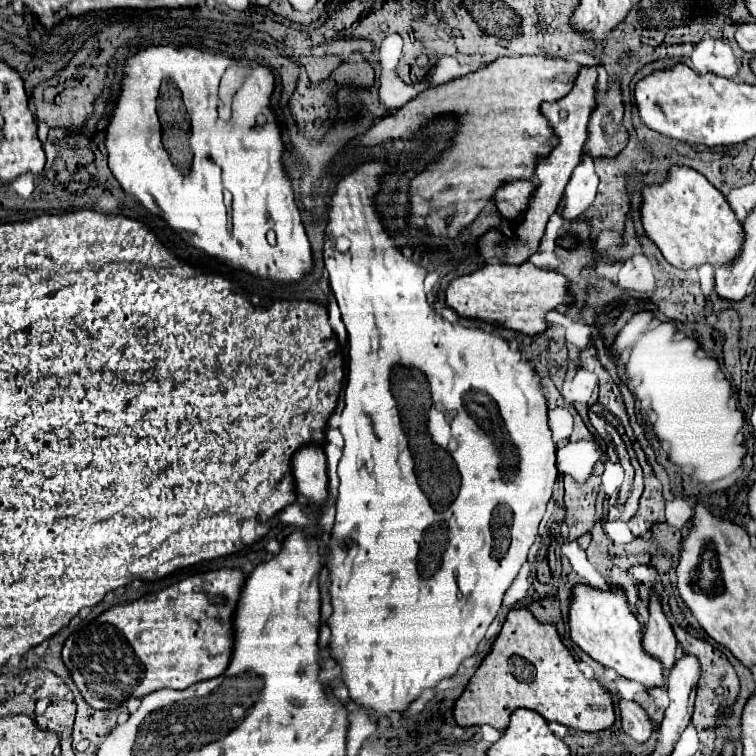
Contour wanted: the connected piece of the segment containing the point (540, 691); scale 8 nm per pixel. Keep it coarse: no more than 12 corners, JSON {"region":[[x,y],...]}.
{"region":[[513,608],[457,698],[459,726],[505,730],[527,702],[605,730],[609,692],[555,626]]}

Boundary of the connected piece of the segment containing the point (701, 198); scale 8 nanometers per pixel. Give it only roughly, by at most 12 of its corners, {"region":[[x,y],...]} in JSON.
{"region":[[673,164],[641,194],[645,234],[683,270],[743,240],[725,196]]}

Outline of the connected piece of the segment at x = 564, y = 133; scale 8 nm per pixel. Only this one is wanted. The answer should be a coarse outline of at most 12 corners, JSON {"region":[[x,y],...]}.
{"region":[[597,64],[541,104],[559,142],[535,164],[537,190],[511,224],[479,238],[483,260],[523,264],[537,250],[579,164],[595,110]]}

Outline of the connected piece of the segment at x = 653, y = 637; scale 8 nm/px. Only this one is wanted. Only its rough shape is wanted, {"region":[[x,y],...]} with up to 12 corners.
{"region":[[651,596],[643,650],[663,664],[665,676],[677,662],[677,638]]}

